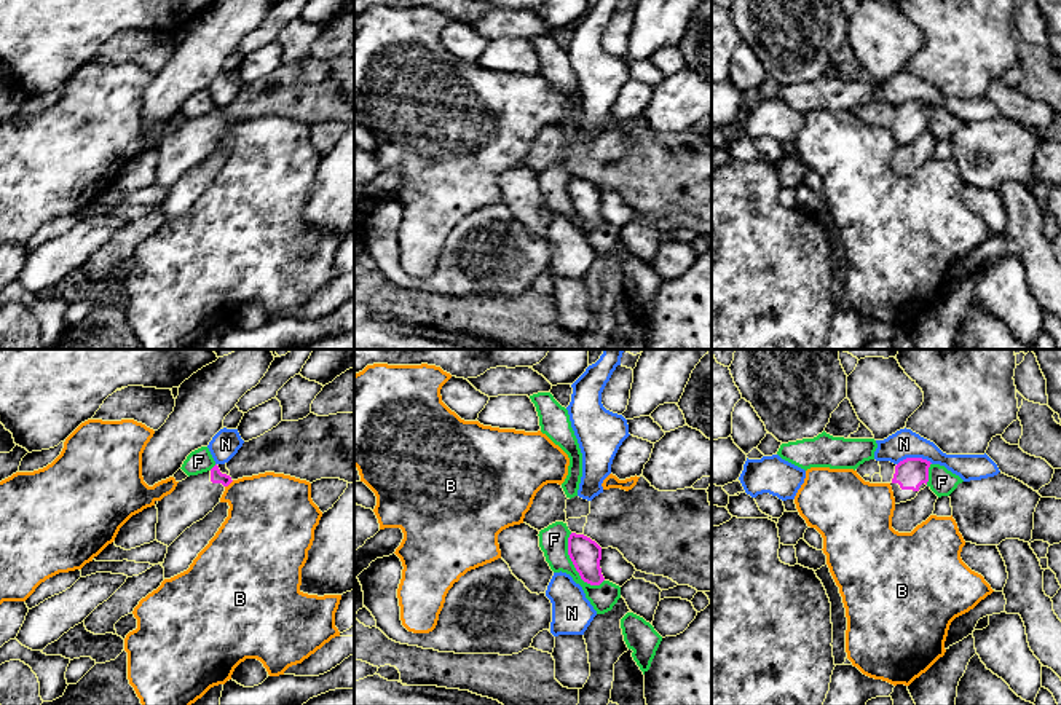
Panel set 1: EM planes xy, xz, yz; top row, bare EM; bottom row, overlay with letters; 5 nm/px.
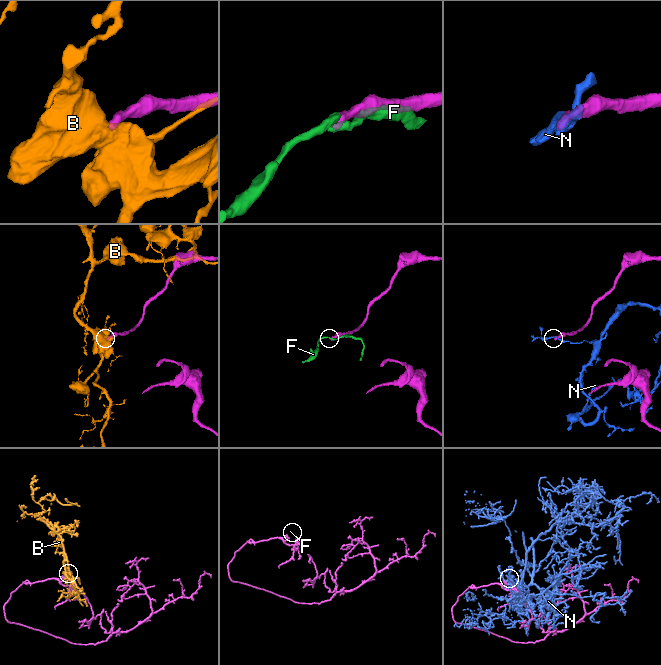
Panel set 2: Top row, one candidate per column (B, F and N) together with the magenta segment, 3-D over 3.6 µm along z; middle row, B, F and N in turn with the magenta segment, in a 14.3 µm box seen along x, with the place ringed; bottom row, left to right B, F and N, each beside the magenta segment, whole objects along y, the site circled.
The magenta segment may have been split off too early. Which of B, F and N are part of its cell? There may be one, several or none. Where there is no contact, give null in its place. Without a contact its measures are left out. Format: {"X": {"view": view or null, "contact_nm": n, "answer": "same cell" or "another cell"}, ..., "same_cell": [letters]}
{"B": {"view": "xy", "contact_nm": 60, "answer": "another cell"}, "F": {"view": "xz", "contact_nm": 300, "answer": "another cell"}, "N": {"view": "yz", "contact_nm": 180, "answer": "another cell"}, "same_cell": []}

